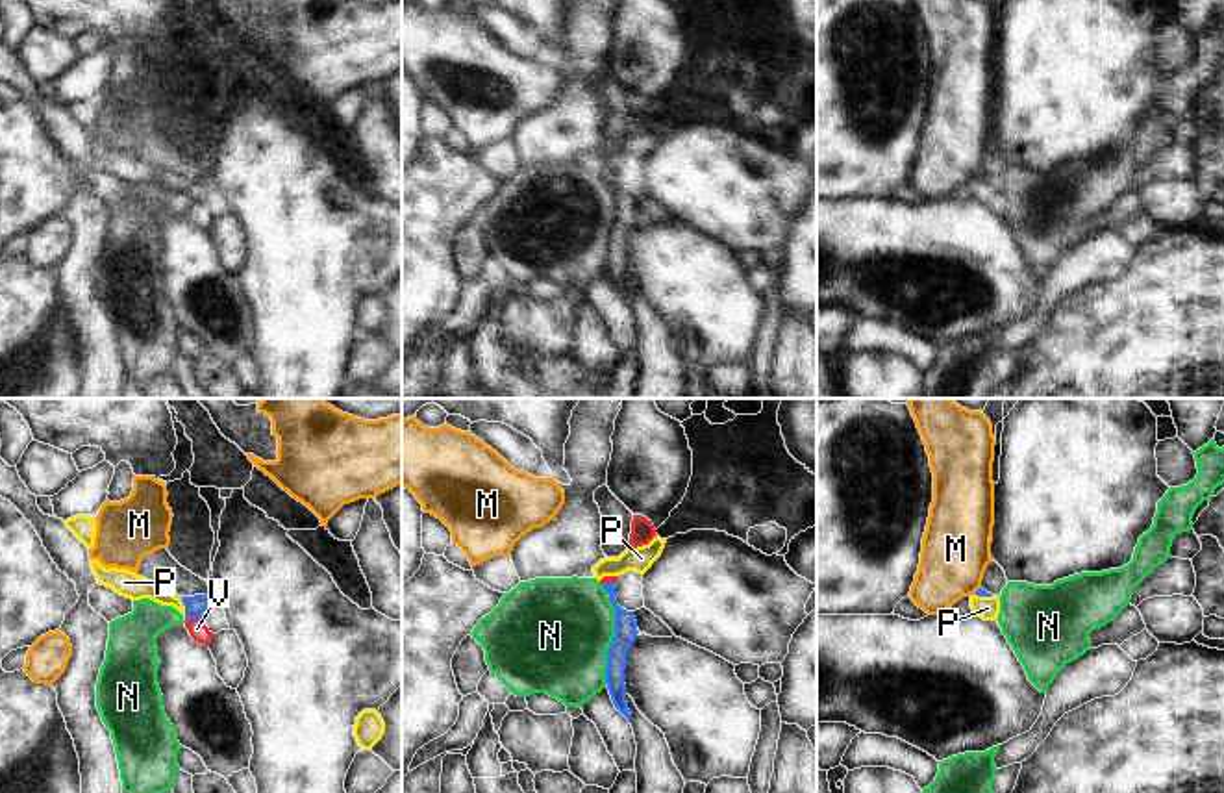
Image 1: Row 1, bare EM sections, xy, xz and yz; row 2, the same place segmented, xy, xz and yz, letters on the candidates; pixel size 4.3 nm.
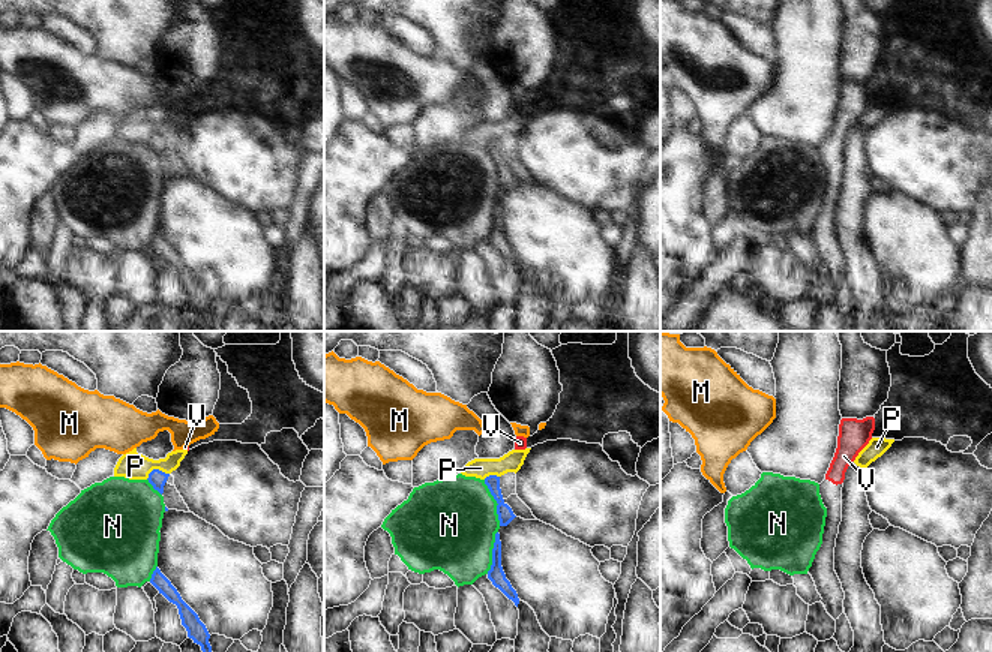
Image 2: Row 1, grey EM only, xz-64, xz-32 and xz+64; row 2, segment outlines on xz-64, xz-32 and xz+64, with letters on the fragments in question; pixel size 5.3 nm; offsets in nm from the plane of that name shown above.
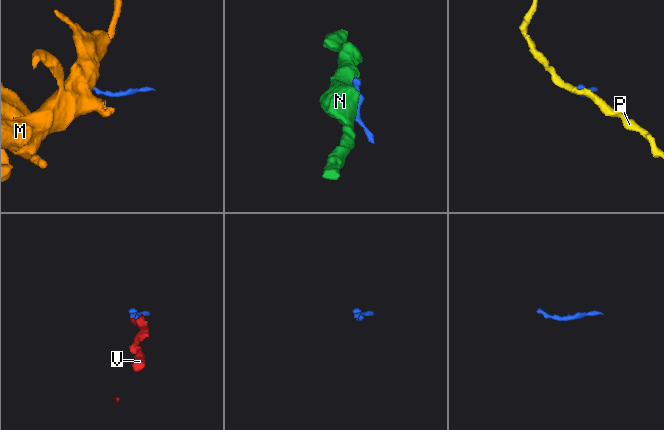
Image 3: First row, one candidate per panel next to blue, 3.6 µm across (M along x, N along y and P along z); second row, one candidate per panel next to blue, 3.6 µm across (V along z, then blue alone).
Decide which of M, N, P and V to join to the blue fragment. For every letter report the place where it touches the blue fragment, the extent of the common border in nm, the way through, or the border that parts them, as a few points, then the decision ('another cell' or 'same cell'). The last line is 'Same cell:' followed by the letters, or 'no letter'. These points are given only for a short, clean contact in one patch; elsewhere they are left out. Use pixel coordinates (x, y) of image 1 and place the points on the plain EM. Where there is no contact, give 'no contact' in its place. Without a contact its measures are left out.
M: meets blue in yz at (978, 175); contact 50 nm long; border along yz (980, 171), (973, 178); another cell
N: meets blue in xz at (613, 225); contact 380 nm long; border along xz (610, 182), (613, 226), (608, 234), (604, 267); another cell
P: meets blue in xy at (186, 193); contact 90 nm long; border along xy (180, 184), (186, 202); another cell
V: meets blue in xy at (193, 202); contact 70 nm long; border along xy (186, 202), (200, 204); another cell
Same cell: no letter

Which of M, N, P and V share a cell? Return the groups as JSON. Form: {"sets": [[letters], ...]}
{"sets": [["M"], ["N"], ["P"], ["V"]]}

